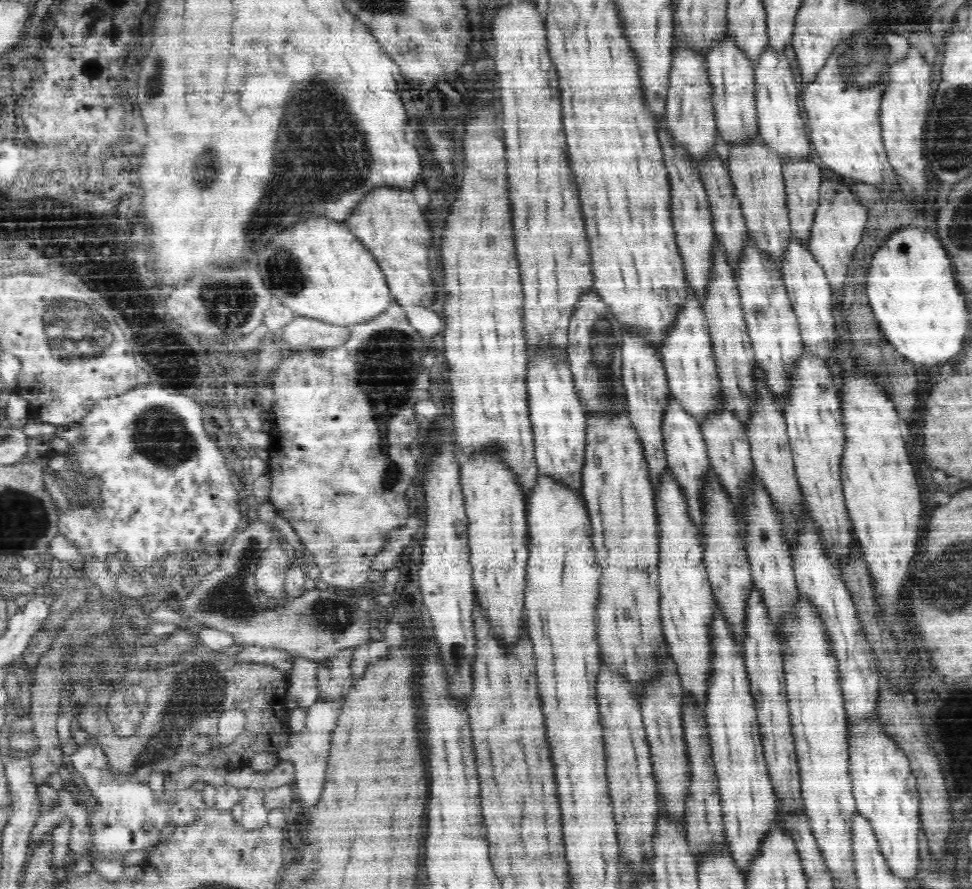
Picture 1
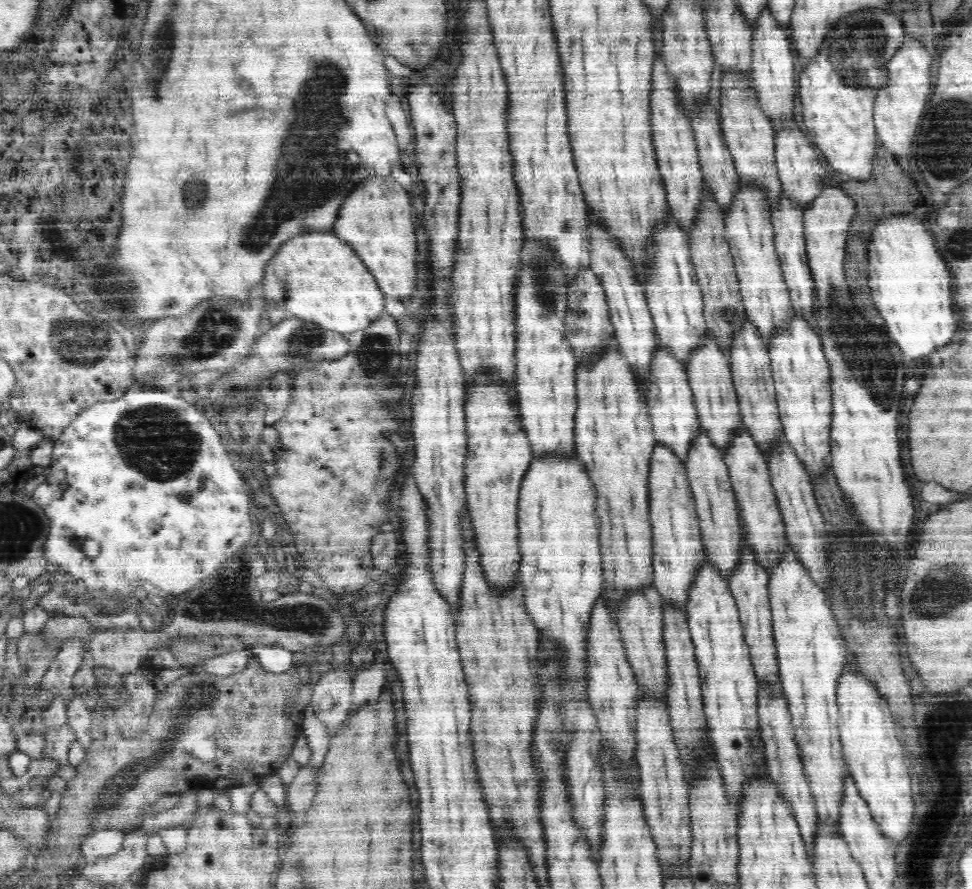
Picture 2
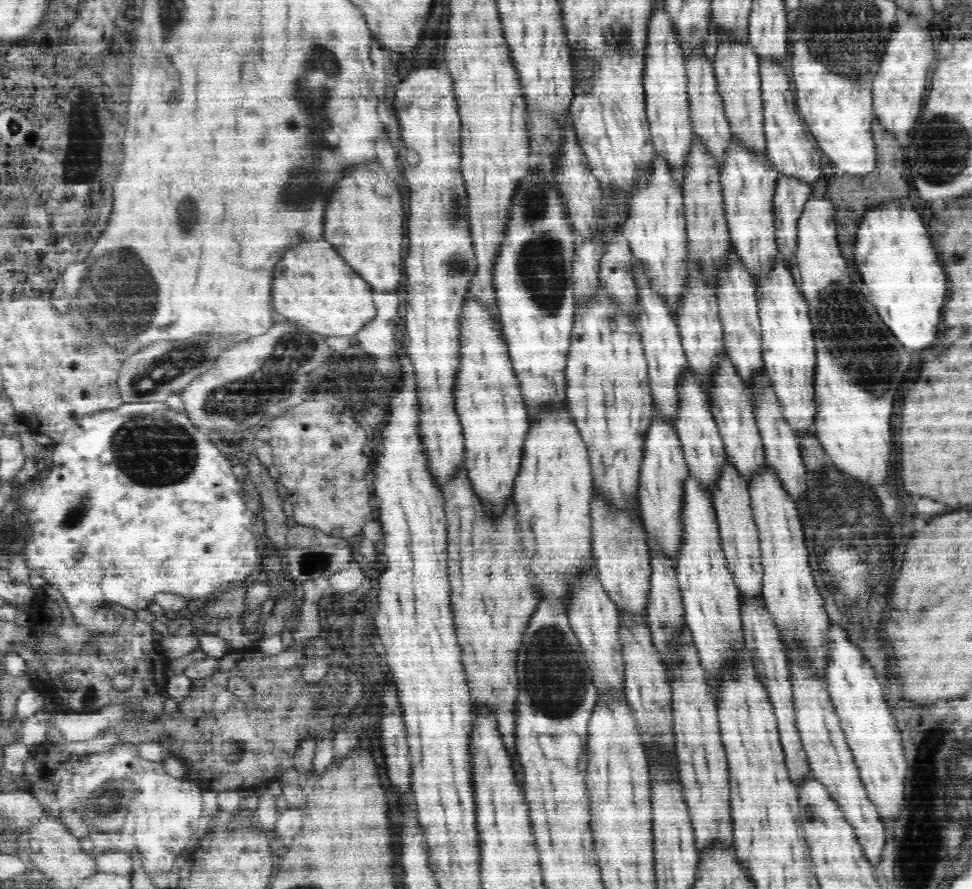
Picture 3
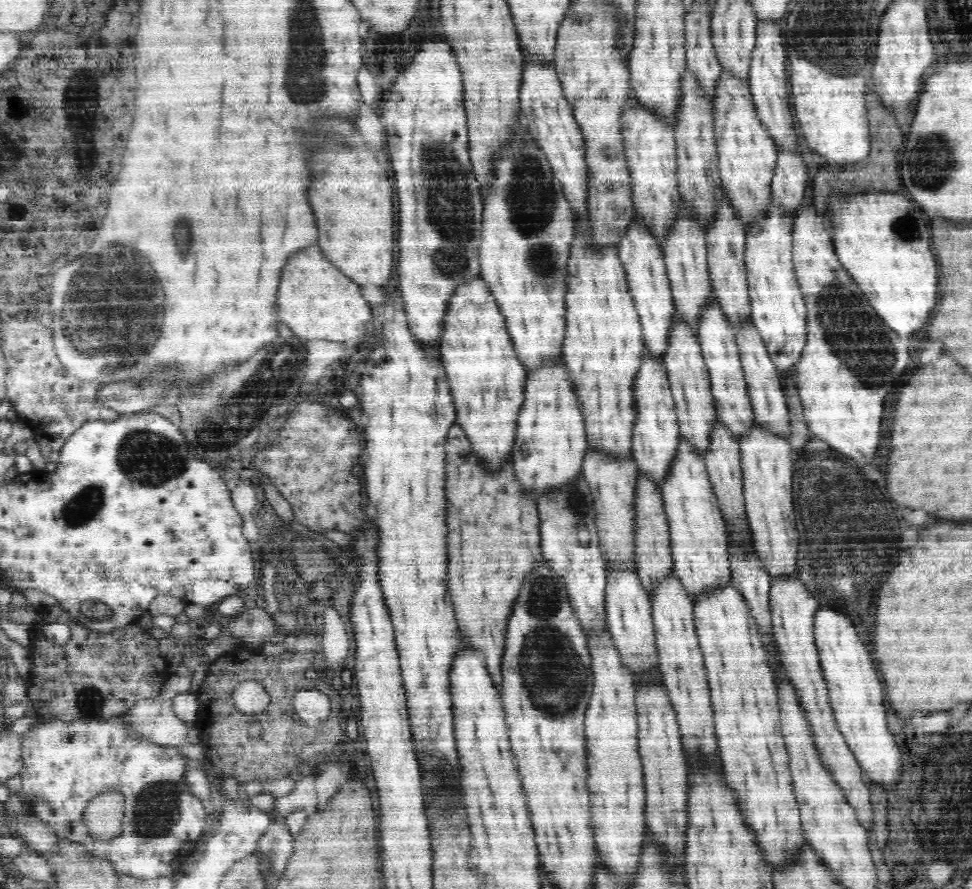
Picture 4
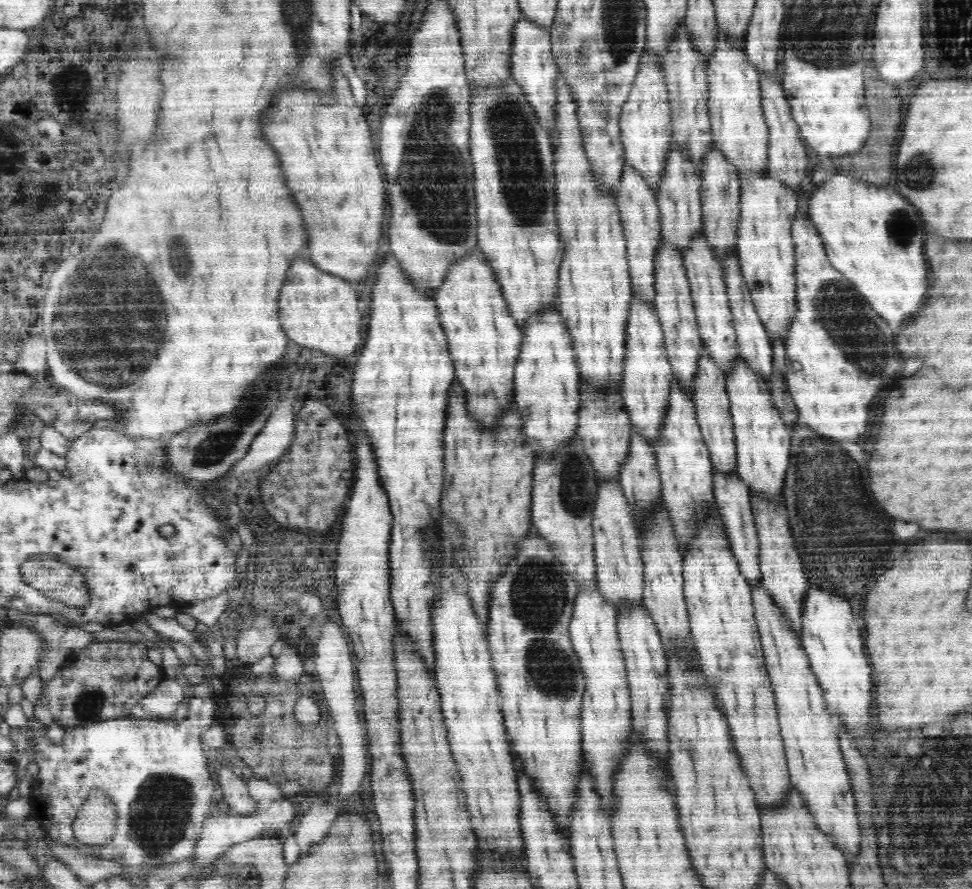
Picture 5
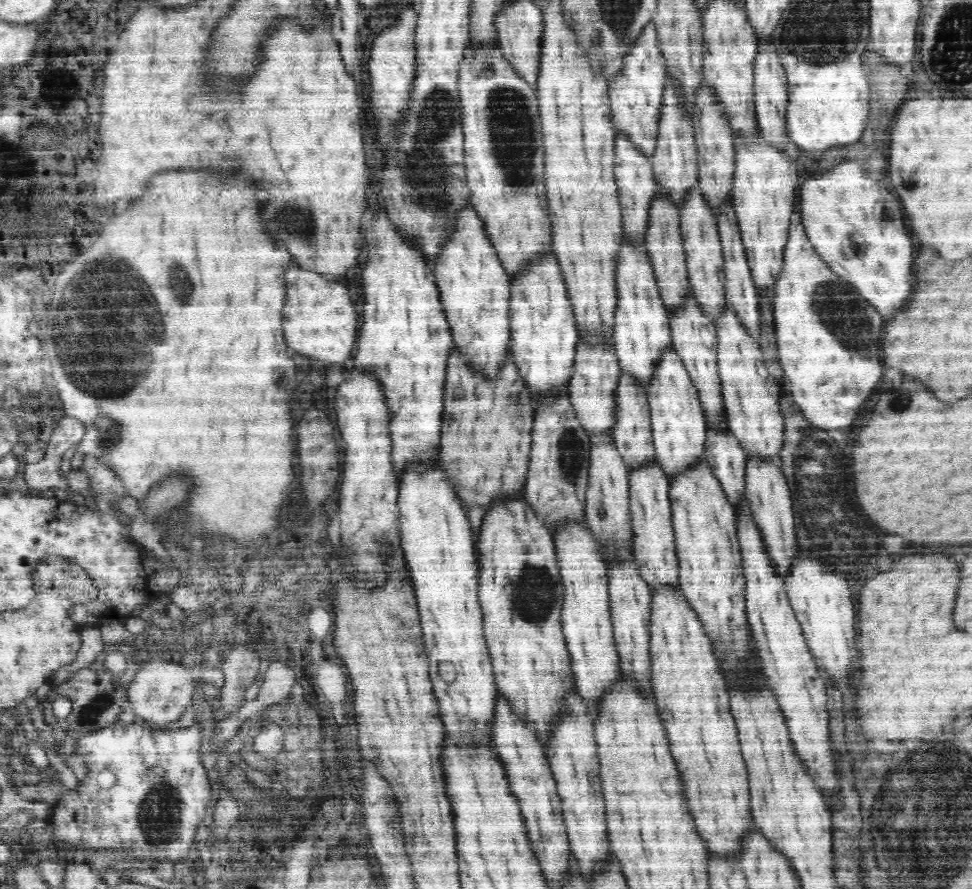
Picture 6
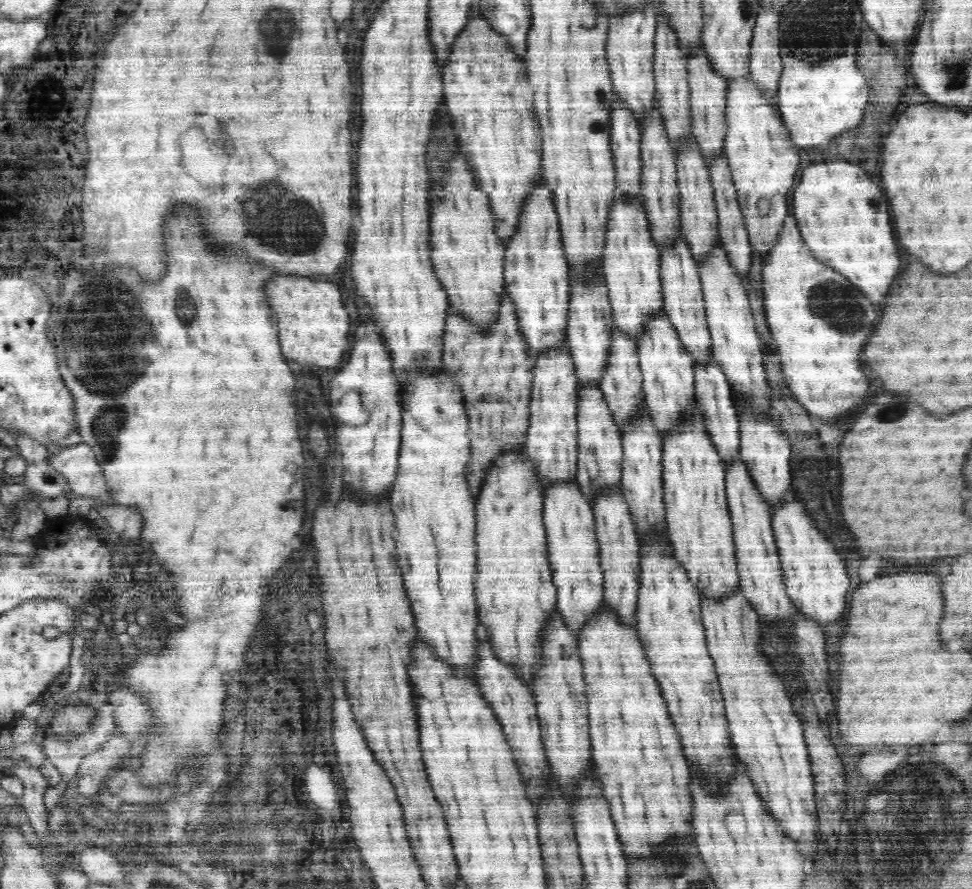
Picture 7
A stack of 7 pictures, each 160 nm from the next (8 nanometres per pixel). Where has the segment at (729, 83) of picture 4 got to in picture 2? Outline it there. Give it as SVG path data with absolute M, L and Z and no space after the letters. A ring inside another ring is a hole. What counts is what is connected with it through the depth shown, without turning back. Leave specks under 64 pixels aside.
M740 184L740 189L734 195L732 204L725 214L724 222L746 320L756 328L757 334L768 347L782 328L788 328L788 324L792 324L796 312L781 271L780 259L776 255L771 212L766 197L756 188L743 188Z

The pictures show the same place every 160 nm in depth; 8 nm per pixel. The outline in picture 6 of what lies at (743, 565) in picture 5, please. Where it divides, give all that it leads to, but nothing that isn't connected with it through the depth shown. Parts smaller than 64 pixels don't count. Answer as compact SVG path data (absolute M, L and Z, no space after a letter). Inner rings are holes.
M708 426L703 454L728 501L737 510L739 500L745 494L747 457L744 449L741 449L728 426L722 433Z

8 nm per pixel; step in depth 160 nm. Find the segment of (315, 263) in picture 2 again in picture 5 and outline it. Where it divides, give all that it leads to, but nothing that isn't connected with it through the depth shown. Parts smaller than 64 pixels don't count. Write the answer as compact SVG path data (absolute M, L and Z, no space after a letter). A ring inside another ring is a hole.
M296 258L288 270L284 288L280 292L282 330L296 344L322 350L328 356L350 356L362 342L359 295L342 278L324 274L314 264Z

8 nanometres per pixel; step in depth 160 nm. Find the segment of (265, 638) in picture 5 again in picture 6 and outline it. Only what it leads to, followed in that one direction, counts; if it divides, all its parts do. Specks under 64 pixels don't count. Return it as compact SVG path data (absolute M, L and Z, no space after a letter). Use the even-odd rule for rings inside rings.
M234 644L221 665L225 683L221 688L220 708L225 710L226 716L236 714L245 704L246 689L259 674L259 666L260 658L255 650Z

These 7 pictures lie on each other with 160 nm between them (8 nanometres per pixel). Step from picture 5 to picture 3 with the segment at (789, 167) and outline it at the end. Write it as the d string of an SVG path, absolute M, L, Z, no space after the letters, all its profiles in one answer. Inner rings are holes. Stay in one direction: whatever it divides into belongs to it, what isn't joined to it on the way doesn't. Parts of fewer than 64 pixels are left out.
M780 174L773 196L775 237L778 257L782 256L788 264L795 261L798 248L798 221L806 202L814 194L811 186L802 180Z

